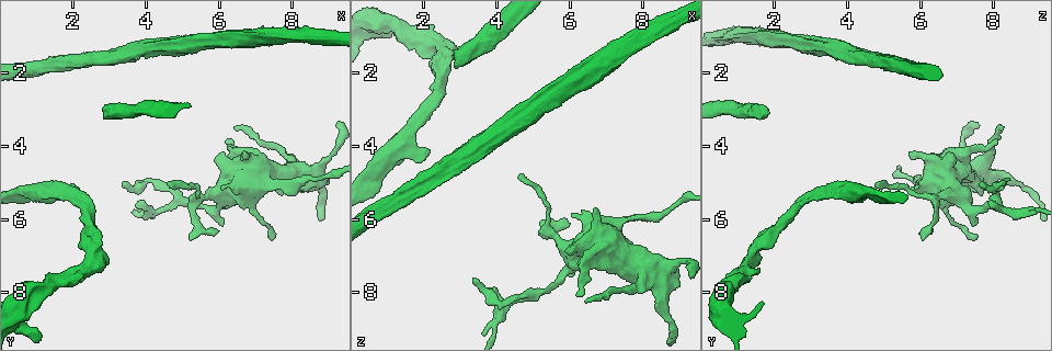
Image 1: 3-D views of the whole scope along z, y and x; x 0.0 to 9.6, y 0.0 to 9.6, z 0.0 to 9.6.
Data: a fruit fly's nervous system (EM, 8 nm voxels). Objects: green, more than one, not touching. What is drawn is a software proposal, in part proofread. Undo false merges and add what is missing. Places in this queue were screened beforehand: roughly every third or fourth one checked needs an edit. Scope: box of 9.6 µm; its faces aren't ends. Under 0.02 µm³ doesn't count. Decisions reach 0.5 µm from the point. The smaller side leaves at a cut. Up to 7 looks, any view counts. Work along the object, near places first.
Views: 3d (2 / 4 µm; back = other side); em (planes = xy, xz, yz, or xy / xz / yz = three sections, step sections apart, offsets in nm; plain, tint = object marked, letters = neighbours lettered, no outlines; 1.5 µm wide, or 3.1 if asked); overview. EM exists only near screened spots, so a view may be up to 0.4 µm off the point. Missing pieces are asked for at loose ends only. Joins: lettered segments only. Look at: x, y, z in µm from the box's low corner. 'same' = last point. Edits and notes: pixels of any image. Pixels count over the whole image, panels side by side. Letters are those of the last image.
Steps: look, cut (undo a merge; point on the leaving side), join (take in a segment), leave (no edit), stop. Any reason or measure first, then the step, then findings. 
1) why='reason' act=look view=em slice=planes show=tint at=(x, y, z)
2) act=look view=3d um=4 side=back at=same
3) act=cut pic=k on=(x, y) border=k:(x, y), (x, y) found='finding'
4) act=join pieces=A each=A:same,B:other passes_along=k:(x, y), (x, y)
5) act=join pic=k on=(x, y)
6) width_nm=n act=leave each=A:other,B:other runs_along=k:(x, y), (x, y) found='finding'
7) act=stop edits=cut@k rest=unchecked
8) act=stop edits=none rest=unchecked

why='thin end' act=look view=3d um=4 at=(5.85, 6.40, 6.00)

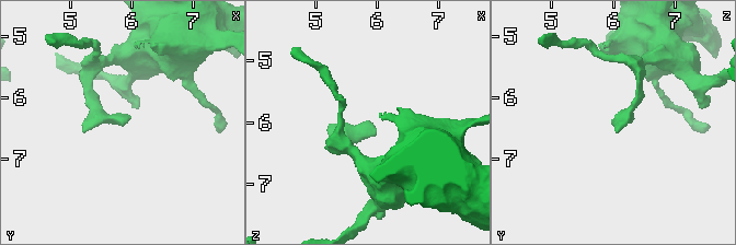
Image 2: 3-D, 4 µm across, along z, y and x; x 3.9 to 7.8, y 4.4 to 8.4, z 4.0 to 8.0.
why='shape alone is not enough' act=look view=em slice=planes show=letters at=(5.90, 6.40, 6.00)

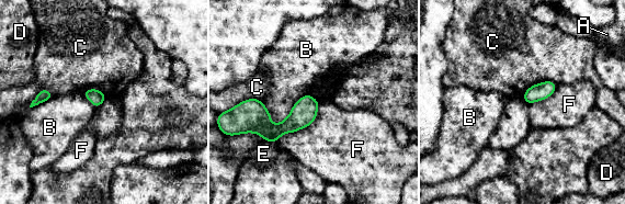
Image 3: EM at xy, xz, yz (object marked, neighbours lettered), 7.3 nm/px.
longest_contact=F:460nm act=leave each=A:other,B:other,C:other,D:other,E:other,F:other runs_along=3:(316, 103), (283, 127), (248, 105) found='none of them fits'

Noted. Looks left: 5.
why='an open end' act=look view=em slice=xz step=8 show=letters at=(4.55, 5.05, 4.90)

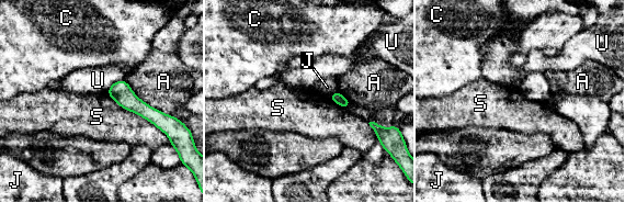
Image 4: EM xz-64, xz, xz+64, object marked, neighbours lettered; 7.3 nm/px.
act=look view=em slice=planes show=letters at=same

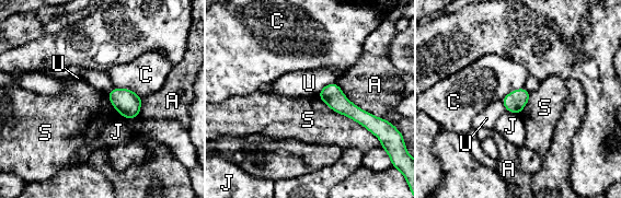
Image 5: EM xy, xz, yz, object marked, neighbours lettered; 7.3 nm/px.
width_nm=150 act=leave each=A:other,C:other,J:other,S:other,U:other border=5:(318, 95), (332, 109), (377, 137) found='none of them fits'

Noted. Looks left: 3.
why='stops while still wide' act=look view=em slice=planes show=letters at=(2.15, 5.15, 4.15)

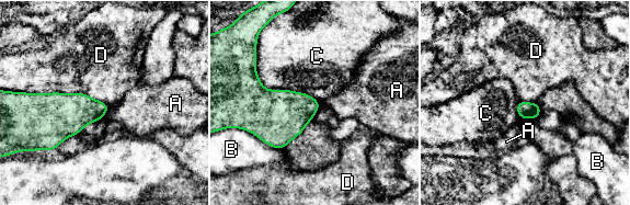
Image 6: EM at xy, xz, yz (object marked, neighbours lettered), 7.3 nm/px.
longest_contact=D:600nm act=leave each=A:other,B:other,C:other,D:other border=6:(30, 92), (87, 93), (109, 106) found='none of them fits'

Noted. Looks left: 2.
act=stop edits=none rest=unchecked

